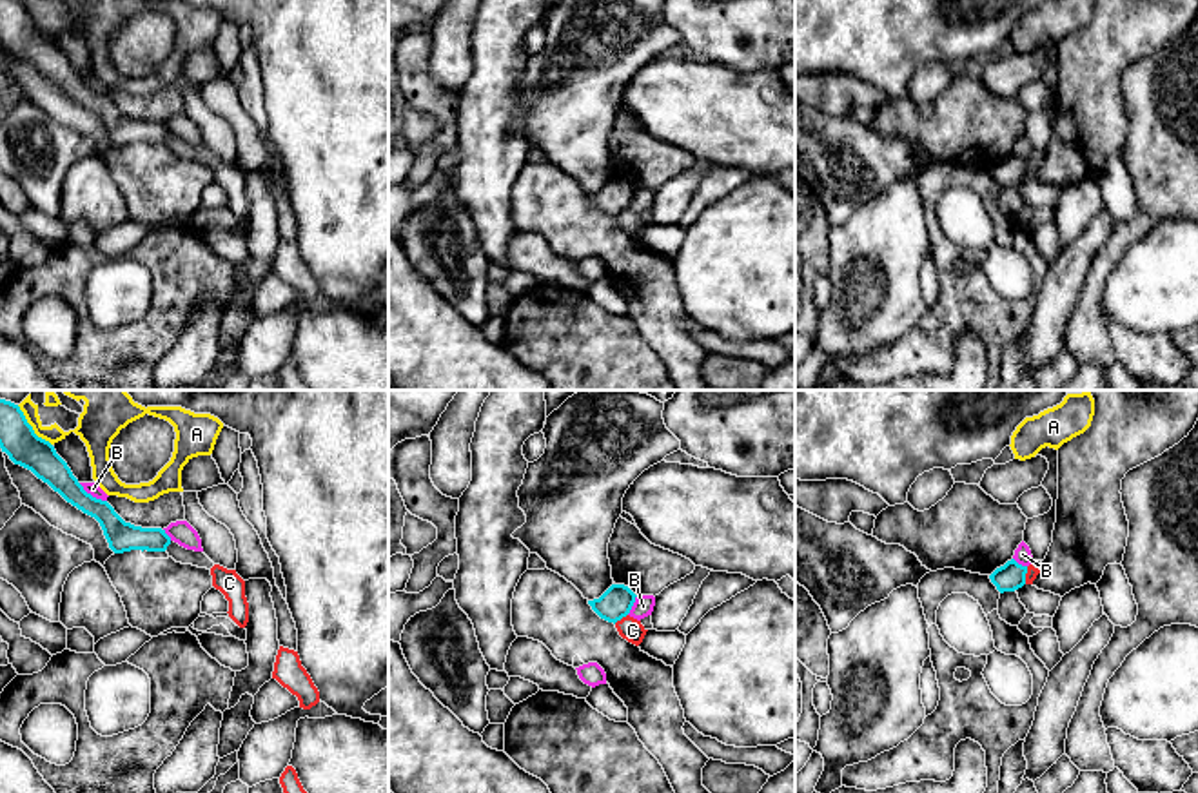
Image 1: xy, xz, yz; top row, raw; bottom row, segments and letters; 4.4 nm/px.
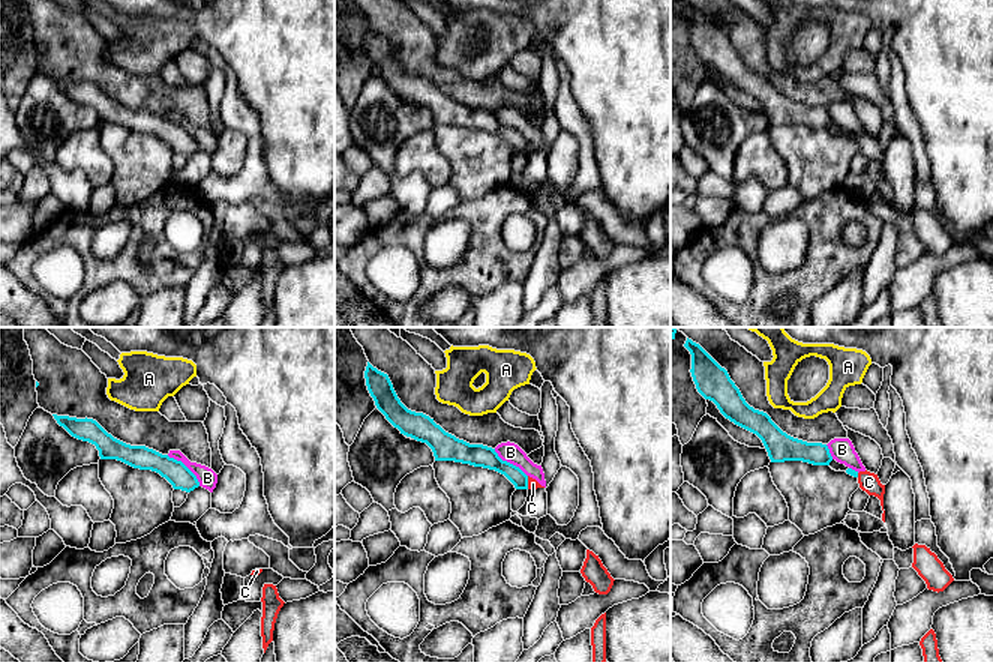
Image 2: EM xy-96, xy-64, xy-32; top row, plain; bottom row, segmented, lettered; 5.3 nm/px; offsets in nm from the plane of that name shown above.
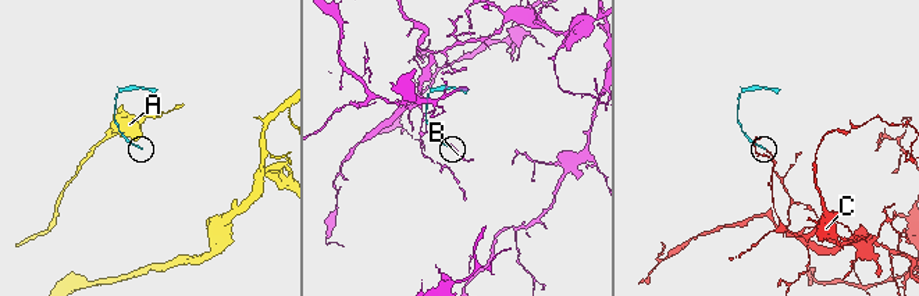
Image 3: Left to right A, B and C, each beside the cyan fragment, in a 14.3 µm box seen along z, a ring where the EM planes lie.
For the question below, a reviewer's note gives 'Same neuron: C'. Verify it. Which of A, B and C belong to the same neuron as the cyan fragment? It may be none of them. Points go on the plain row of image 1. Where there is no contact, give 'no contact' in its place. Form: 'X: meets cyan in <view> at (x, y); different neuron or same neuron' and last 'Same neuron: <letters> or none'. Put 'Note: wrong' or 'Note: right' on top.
Note: wrong
A: meets cyan in xy at (31, 22); different neuron
B: meets cyan in xy at (91, 89); different neuron
C: meets cyan in xz at (619, 213); different neuron
Same neuron: none

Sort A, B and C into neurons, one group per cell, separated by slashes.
A / B / C

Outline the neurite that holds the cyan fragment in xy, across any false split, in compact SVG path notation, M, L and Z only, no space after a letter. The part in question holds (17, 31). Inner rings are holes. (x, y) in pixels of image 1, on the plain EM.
M0 0L0 42L15 58L31 64L67 96L94 111L114 147L165 145L171 138L165 123L125 116L107 94L87 87L54 40L34 27L20 0Z

